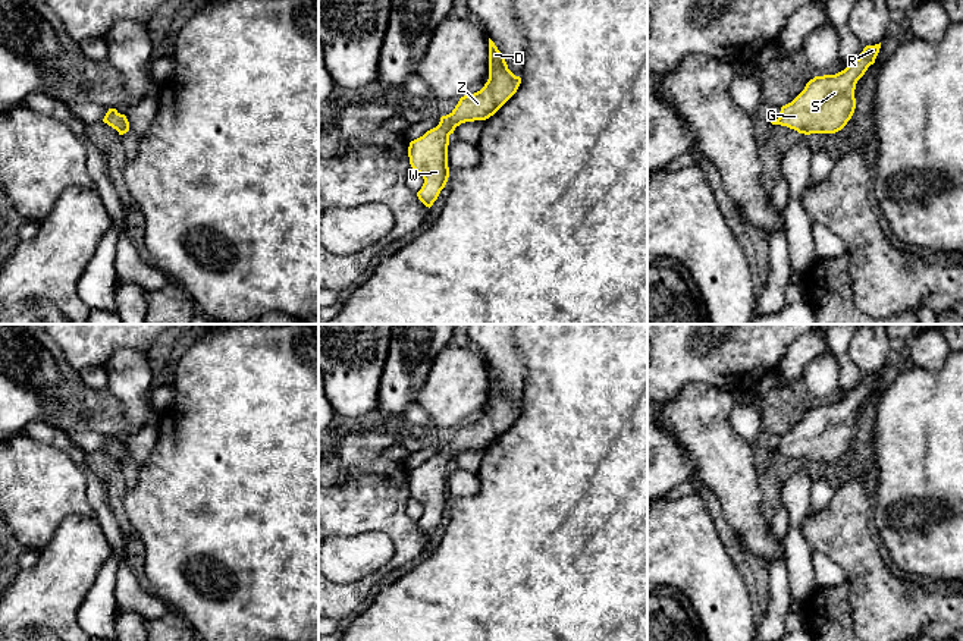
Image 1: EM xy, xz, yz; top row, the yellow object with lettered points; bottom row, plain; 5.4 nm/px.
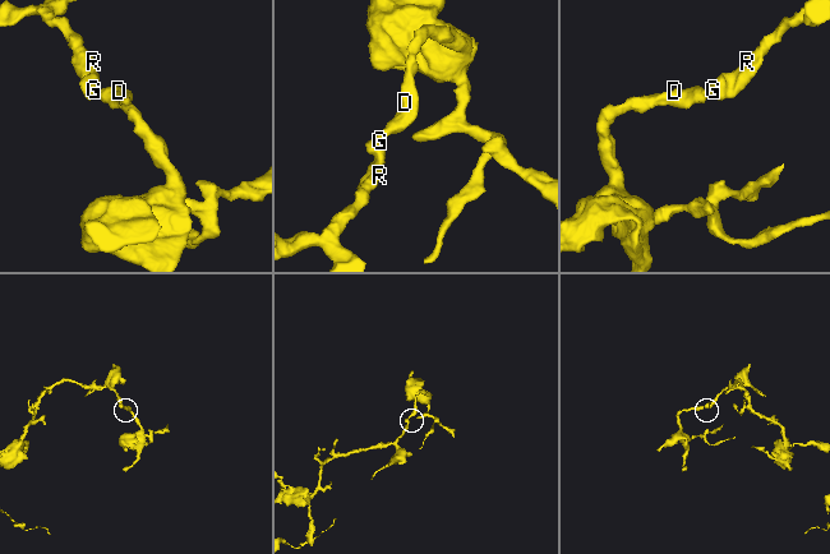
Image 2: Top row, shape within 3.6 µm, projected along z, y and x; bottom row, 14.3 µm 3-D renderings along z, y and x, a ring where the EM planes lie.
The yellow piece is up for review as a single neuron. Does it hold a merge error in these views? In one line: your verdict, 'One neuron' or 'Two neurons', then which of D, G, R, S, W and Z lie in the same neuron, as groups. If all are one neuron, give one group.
One neuron. Groups: D G R S W Z

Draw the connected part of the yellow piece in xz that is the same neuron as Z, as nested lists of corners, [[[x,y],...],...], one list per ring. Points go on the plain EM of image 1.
[[[489,367],[489,408],[484,415],[473,424],[461,425],[436,456],[410,471],[410,493],[424,508],[417,525],[426,535],[433,534],[449,506],[449,464],[461,452],[493,444],[517,421],[520,412],[521,406],[508,398],[504,383]]]

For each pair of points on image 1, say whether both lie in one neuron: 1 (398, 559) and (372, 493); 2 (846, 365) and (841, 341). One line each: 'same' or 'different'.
1: same
2: same

